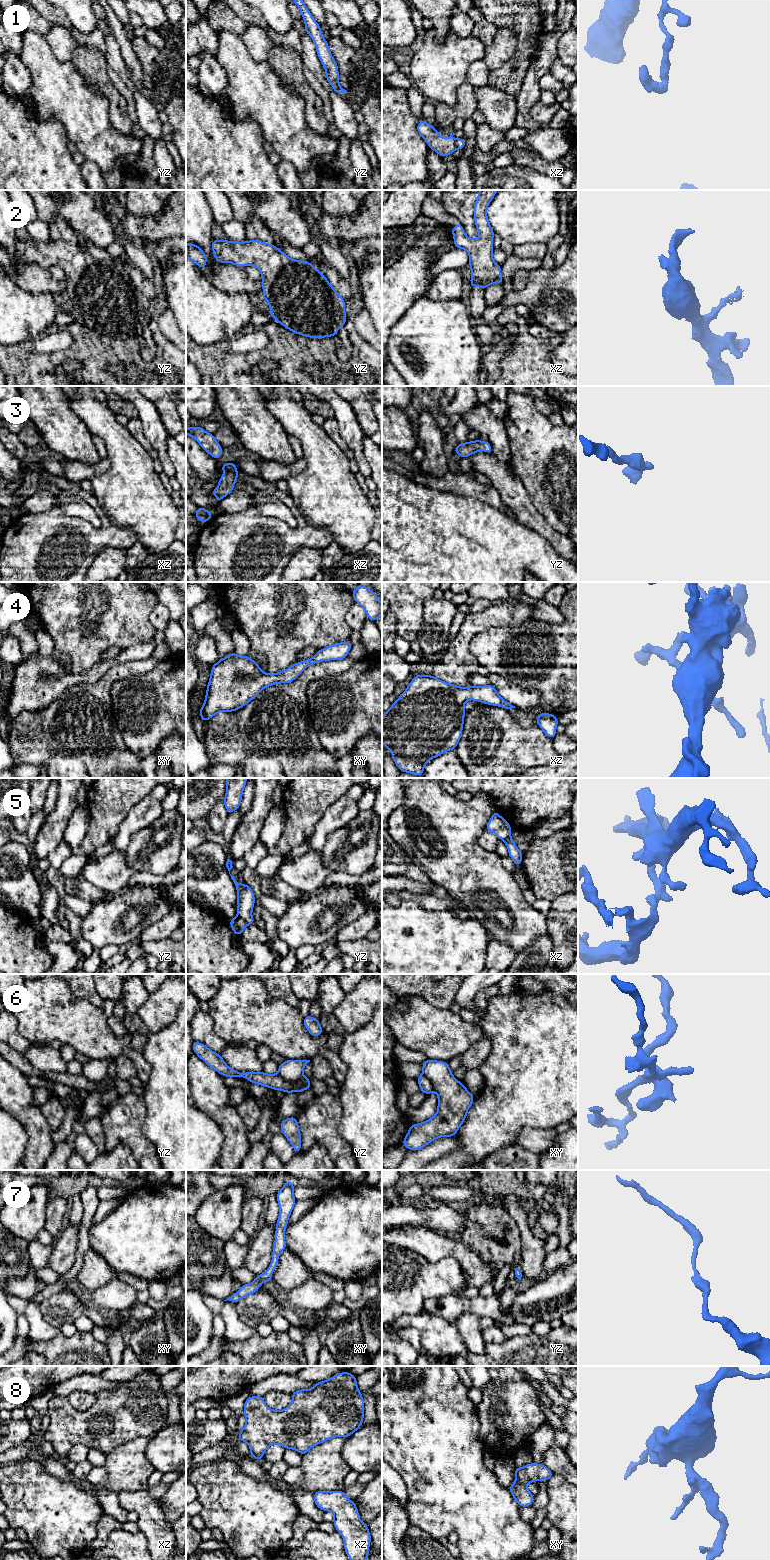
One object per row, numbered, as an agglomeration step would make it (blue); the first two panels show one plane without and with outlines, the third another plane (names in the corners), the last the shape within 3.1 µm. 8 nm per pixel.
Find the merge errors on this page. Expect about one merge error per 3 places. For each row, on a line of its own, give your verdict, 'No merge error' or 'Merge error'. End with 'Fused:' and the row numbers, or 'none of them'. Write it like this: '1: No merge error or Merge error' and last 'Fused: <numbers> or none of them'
1: Merge error
2: No merge error
3: No merge error
4: No merge error
5: Merge error
6: Merge error
7: No merge error
8: No merge error
Fused: 1, 5, 6

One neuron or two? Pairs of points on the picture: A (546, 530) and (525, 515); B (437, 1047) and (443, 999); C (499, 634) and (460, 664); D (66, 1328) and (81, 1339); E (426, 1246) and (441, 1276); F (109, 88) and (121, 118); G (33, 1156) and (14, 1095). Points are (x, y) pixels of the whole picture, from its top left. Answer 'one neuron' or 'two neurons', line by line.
A: one neuron
B: two neurons
C: two neurons
D: two neurons
E: two neurons
F: one neuron
G: one neuron

